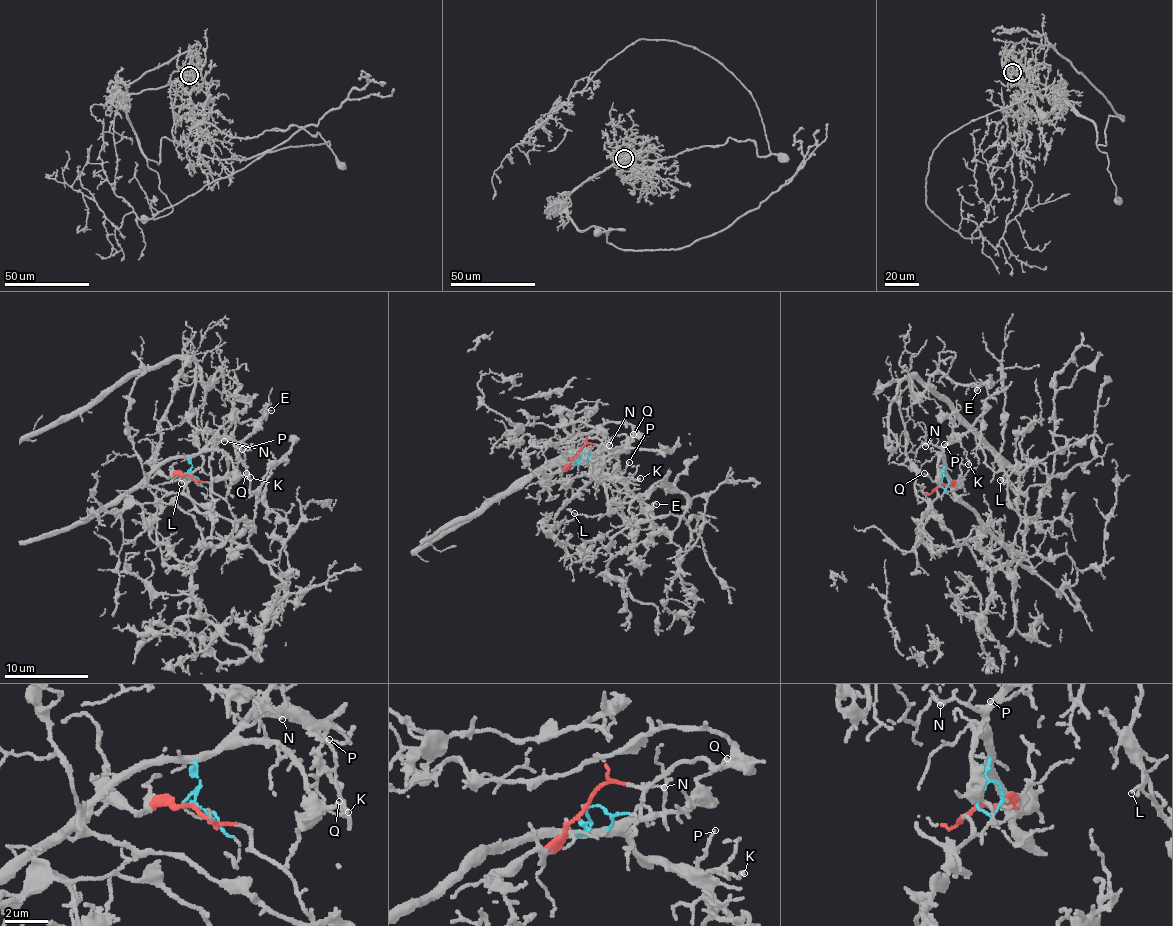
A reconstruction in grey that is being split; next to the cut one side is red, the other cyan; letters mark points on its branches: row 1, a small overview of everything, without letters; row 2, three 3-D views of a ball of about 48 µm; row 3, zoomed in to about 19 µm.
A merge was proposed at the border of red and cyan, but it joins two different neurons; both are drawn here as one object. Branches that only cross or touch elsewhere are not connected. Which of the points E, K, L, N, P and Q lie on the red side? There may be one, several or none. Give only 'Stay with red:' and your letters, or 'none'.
Stay with red: L

